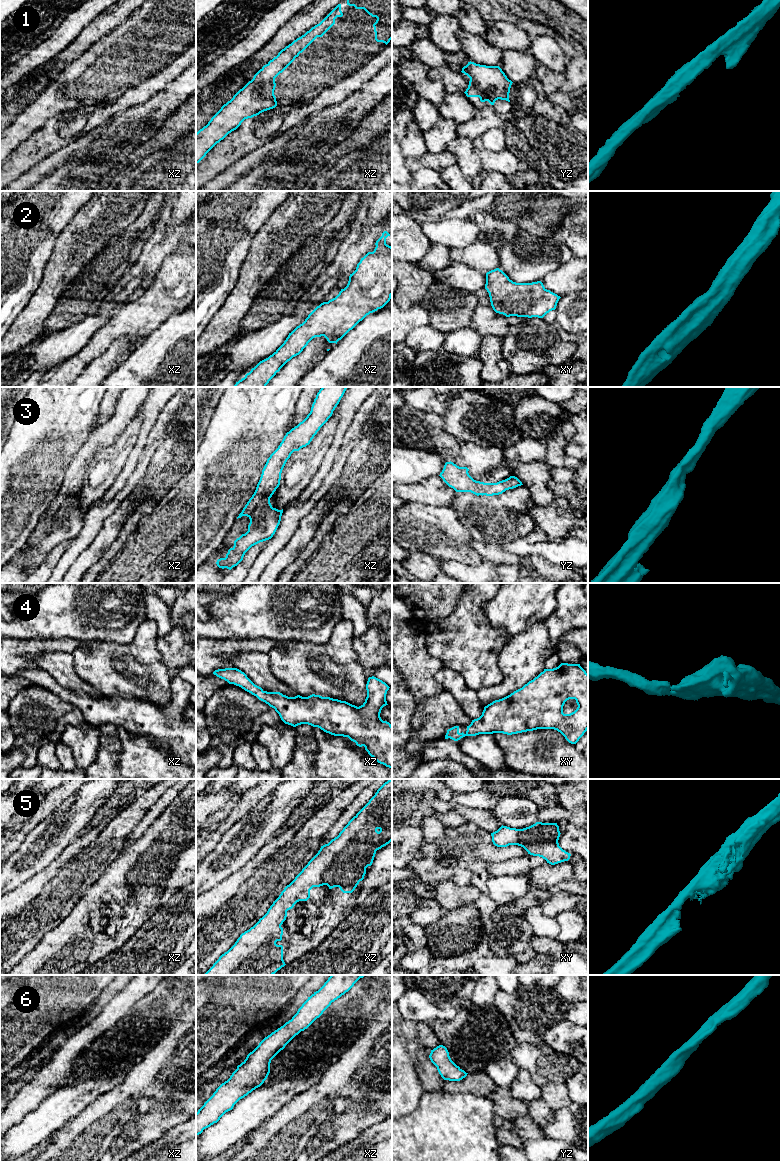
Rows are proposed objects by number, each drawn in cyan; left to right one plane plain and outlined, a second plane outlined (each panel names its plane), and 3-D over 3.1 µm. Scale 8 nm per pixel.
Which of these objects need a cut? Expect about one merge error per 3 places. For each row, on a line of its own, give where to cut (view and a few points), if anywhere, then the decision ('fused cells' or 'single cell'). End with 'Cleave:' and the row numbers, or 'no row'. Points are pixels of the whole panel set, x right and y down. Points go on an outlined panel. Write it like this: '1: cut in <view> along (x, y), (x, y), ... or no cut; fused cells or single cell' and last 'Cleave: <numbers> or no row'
1: no cut; single cell
2: no cut; single cell
3: no cut; single cell
4: no cut; single cell
5: no cut; single cell
6: no cut; single cell
Cleave: no row

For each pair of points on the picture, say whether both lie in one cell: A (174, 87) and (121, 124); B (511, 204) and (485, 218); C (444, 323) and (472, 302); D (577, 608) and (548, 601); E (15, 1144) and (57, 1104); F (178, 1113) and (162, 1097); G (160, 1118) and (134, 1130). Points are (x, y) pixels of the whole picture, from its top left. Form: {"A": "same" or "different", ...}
{"A": "same", "B": "different", "C": "same", "D": "different", "E": "same", "F": "different", "G": "same"}

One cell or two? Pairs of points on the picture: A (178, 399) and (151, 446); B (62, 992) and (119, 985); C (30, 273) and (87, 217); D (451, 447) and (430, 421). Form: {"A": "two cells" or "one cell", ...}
{"A": "one cell", "B": "two cells", "C": "two cells", "D": "one cell"}

